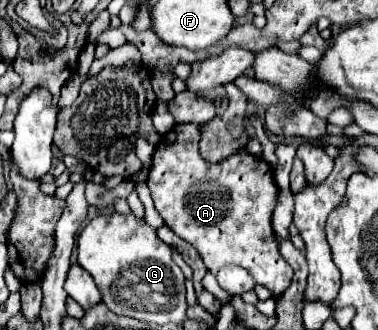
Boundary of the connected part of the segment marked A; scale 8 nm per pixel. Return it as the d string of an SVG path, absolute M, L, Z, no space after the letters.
M177 124L173 126L161 142L155 146L153 152L153 164L149 170L147 184L151 188L151 196L155 202L155 210L163 216L163 222L185 242L197 248L201 254L207 270L213 274L219 272L225 264L237 264L245 268L257 284L263 284L273 292L283 292L293 278L293 268L283 260L279 252L279 242L275 238L271 220L279 198L279 188L273 180L271 166L245 150L237 150L229 158L211 164L201 158L199 154L199 140L201 140L201 124Z

